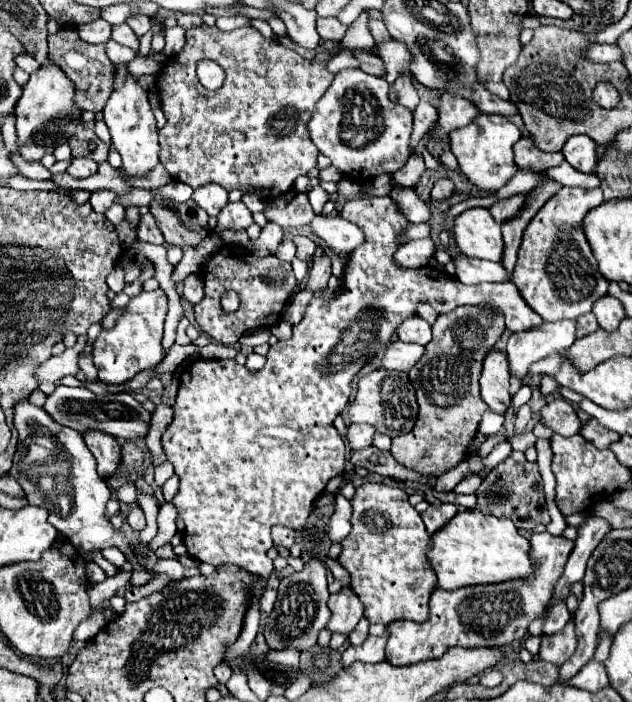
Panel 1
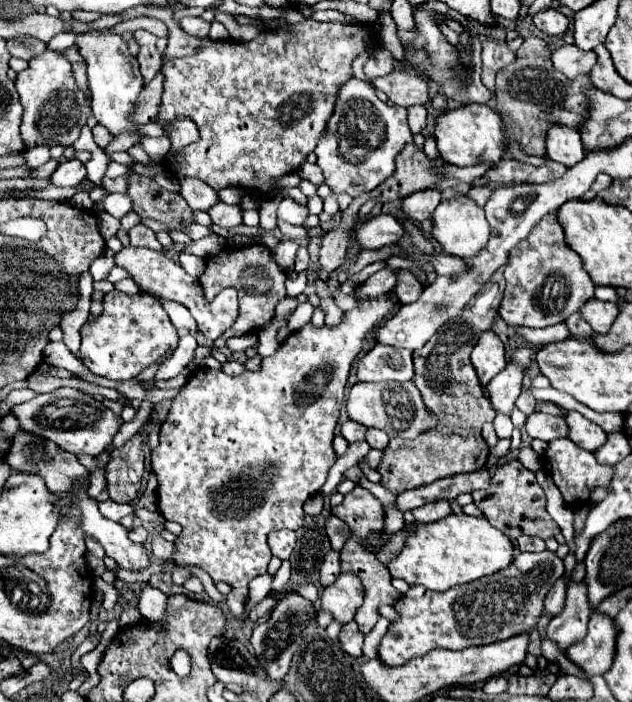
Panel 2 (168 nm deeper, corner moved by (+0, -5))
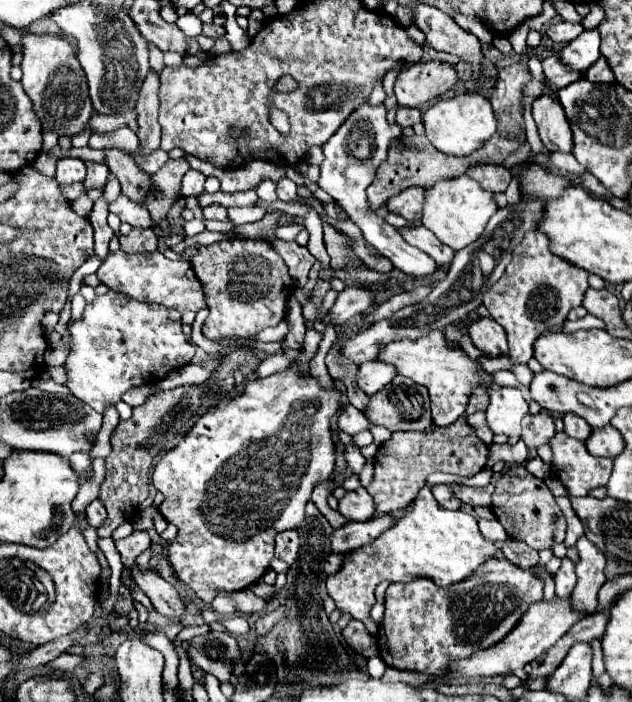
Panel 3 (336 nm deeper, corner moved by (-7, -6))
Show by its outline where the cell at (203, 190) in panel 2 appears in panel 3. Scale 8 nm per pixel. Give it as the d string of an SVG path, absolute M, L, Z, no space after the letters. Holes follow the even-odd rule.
M189 169L183 175L183 187L181 187L181 195L189 197L189 195L201 195L203 193L203 183L205 183L205 175L199 171Z

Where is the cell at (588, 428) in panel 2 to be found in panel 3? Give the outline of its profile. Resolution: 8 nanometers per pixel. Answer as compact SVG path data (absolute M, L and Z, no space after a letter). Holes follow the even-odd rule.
M565 413L563 415L563 423L565 423L565 433L569 437L579 439L579 441L585 441L589 437L591 427L587 425L587 421L583 421L581 417L577 417L575 413Z

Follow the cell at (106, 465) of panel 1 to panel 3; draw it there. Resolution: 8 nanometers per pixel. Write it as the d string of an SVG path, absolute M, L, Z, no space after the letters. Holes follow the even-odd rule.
M95 499L95 501L87 507L87 521L89 521L89 525L97 529L97 527L101 527L101 525L103 525L105 517L107 517L107 513L105 513L103 503L101 503L99 499Z

